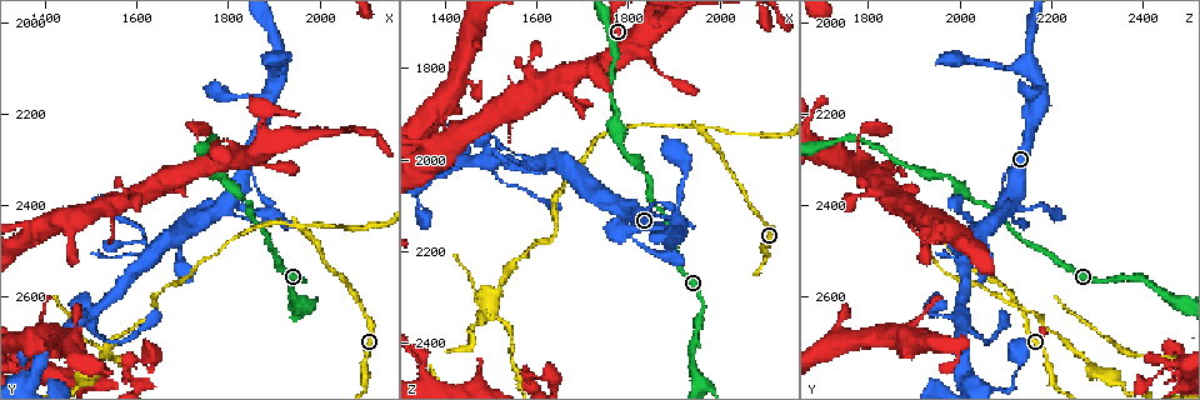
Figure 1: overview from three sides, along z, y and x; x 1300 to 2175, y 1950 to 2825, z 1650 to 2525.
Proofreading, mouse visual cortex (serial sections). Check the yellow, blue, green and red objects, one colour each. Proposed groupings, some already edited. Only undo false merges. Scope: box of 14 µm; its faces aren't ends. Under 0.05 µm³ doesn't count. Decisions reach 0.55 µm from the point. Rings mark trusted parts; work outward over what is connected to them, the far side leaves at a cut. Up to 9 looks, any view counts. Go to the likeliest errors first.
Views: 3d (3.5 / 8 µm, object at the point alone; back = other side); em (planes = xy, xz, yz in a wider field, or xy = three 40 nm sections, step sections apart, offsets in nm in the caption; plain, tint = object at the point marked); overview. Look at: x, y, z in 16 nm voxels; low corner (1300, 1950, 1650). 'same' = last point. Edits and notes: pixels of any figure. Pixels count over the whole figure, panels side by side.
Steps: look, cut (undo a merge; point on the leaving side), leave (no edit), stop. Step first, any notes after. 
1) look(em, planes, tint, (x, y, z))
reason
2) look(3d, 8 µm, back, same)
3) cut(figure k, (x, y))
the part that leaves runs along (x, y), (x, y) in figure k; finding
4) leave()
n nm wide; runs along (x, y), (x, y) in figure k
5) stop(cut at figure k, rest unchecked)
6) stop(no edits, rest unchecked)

look(3d, 3.5 µm, (1960, 2455, 1940))
arms part here

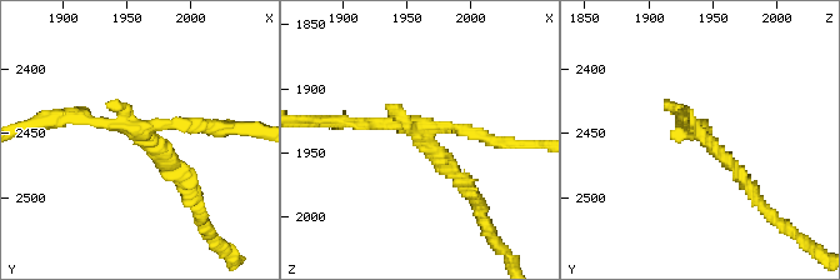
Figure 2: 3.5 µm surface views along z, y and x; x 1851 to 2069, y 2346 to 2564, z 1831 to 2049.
look(em, xy, step 5, tint, (1960, 2450, 1934))
3 arms; arms of 150, 150, 200 nm

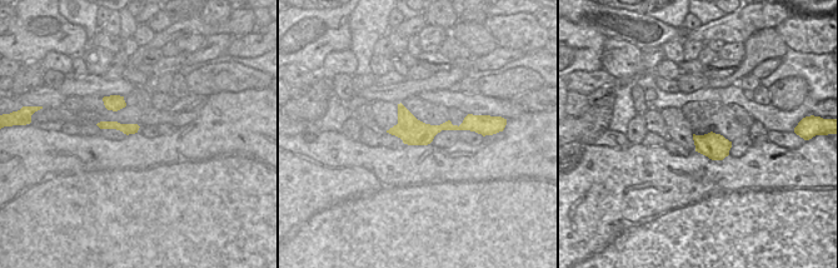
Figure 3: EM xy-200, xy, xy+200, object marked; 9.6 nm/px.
cut(figure 2, (194, 123))
the part that leaves runs along (141, 133), (88, 118), (34, 121) in figure 2; a second cell is stuck on

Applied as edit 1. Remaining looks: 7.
look(overview)

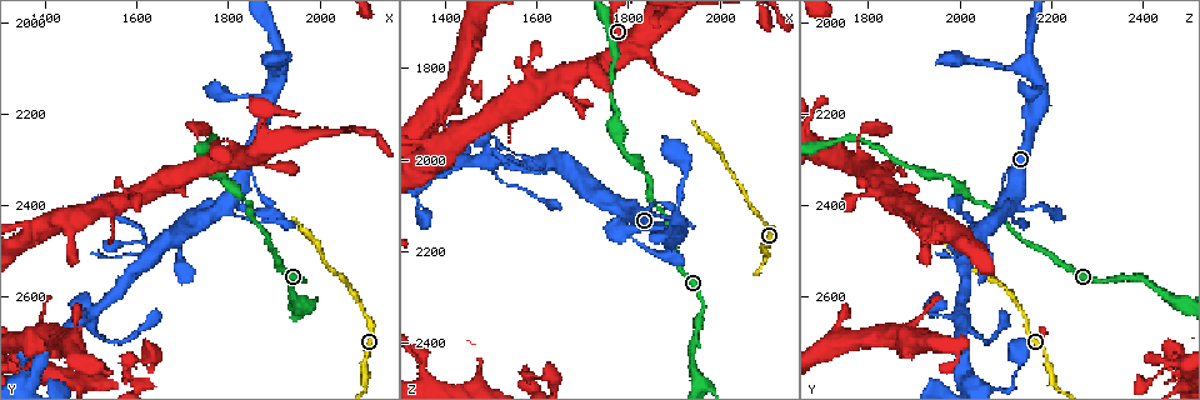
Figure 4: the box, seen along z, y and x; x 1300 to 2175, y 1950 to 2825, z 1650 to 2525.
look(3d, 3.5 µm, (1955, 2615, 2485))

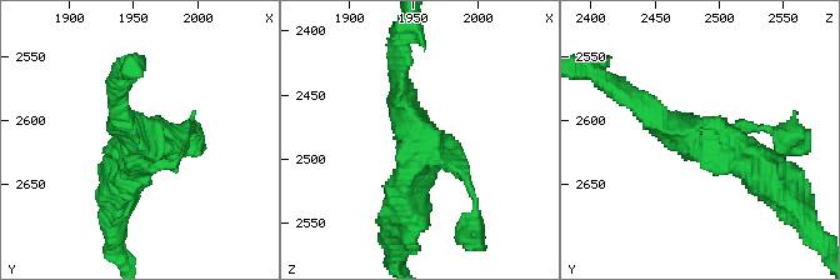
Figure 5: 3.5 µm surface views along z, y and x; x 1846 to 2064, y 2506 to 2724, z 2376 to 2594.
look(em, xy, step 5, tint, (1954, 2616, 2488))
3 arms; arms of 150, 250, 250 nm; shape alone is not enough

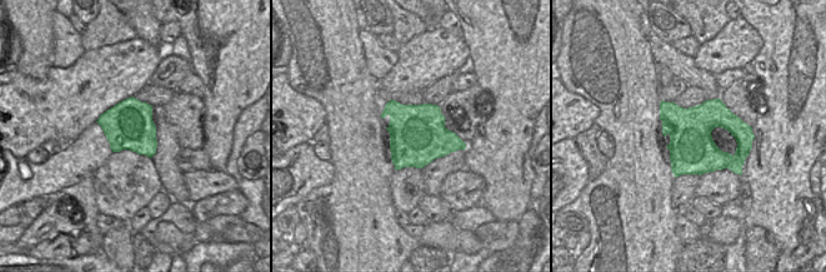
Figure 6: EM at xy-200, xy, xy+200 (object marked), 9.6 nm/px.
leave()
runs along (634, 100), (746, 165), (749, 193) in figure 5; one cell here

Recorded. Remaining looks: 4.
look(3d, 3.5 µm, (1795, 2405, 2125))
looks like a crossing

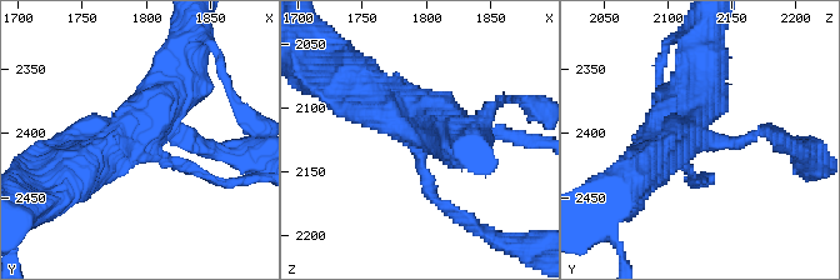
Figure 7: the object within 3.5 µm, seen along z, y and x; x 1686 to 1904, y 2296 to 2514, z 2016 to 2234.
look(em, planes, tint, (1796, 2404, 2124))
need the tissue

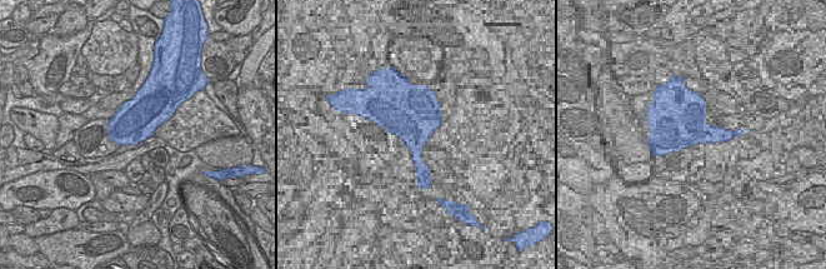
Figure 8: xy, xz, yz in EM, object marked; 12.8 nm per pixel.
leave()
arms of 150, 200, 500, 600 nm; runs along (188, 50), (153, 116), (84, 165) in figure 7; one cell here

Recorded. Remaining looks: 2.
stop(cut at figure 2, rest unchecked)

